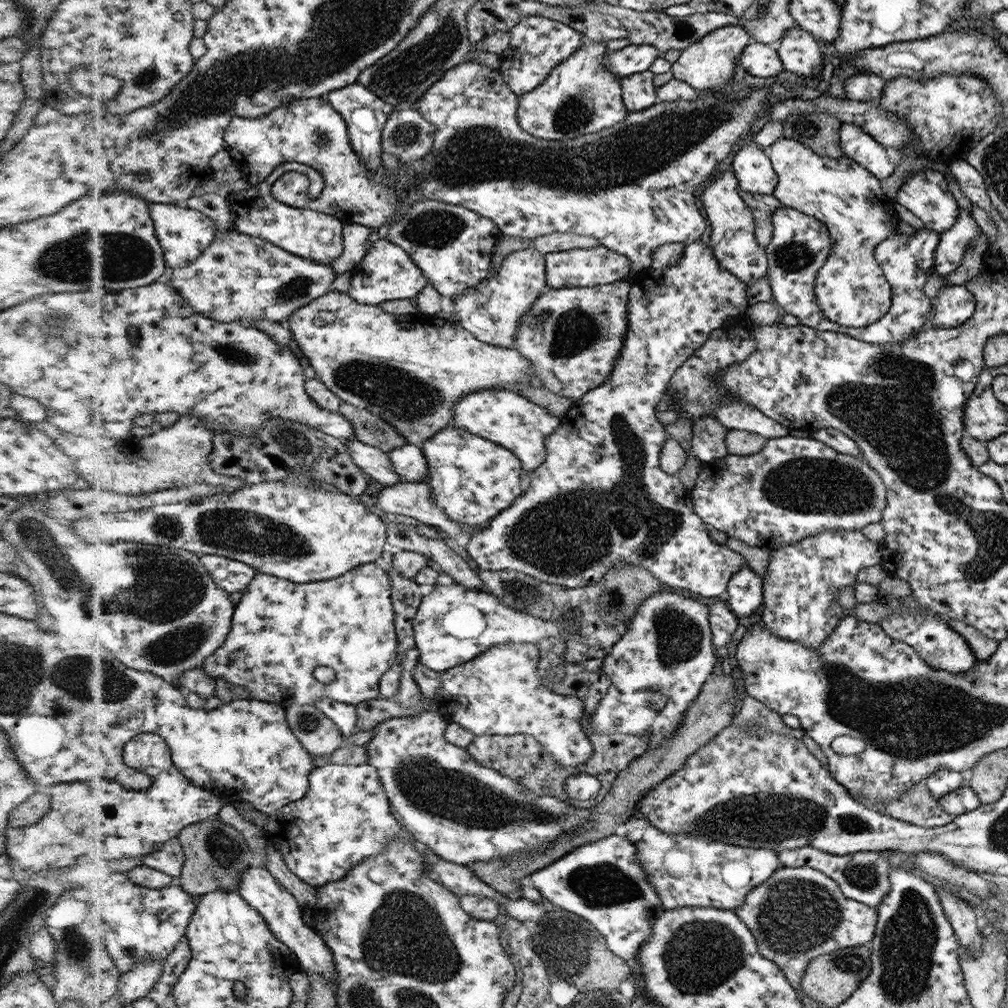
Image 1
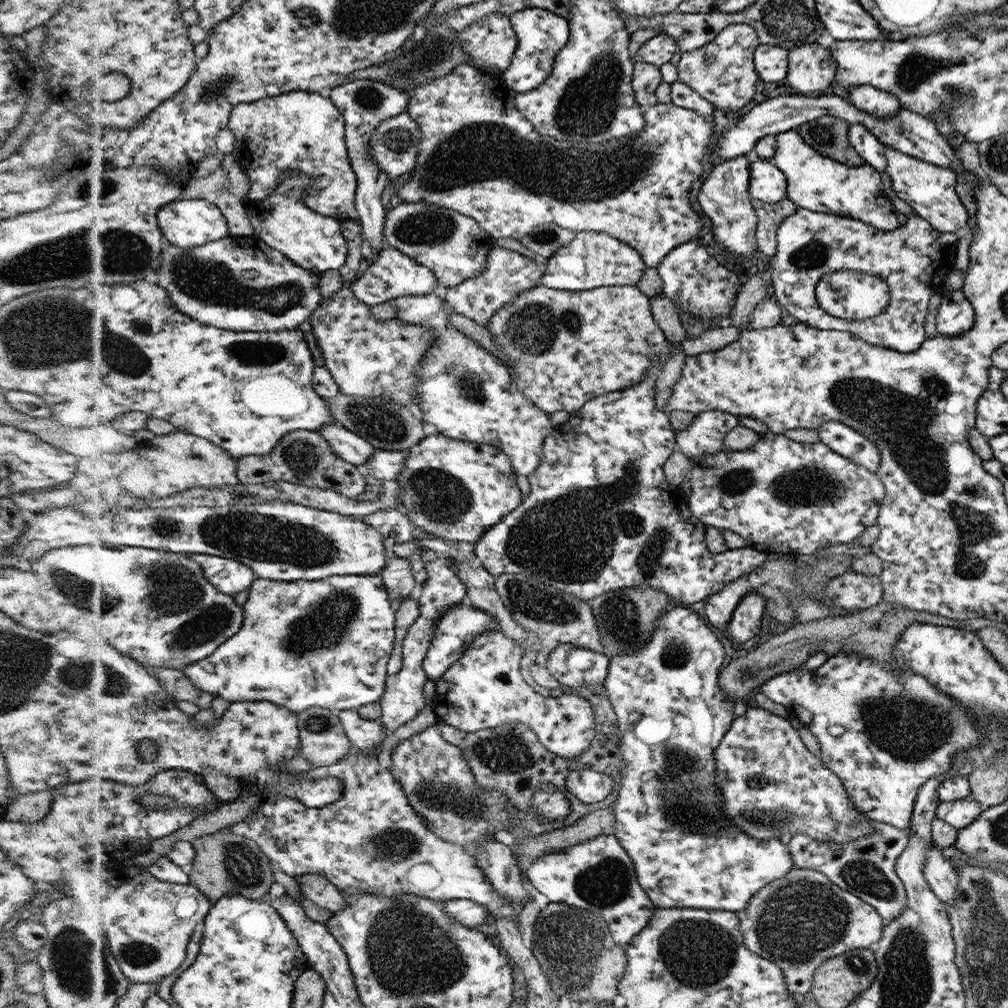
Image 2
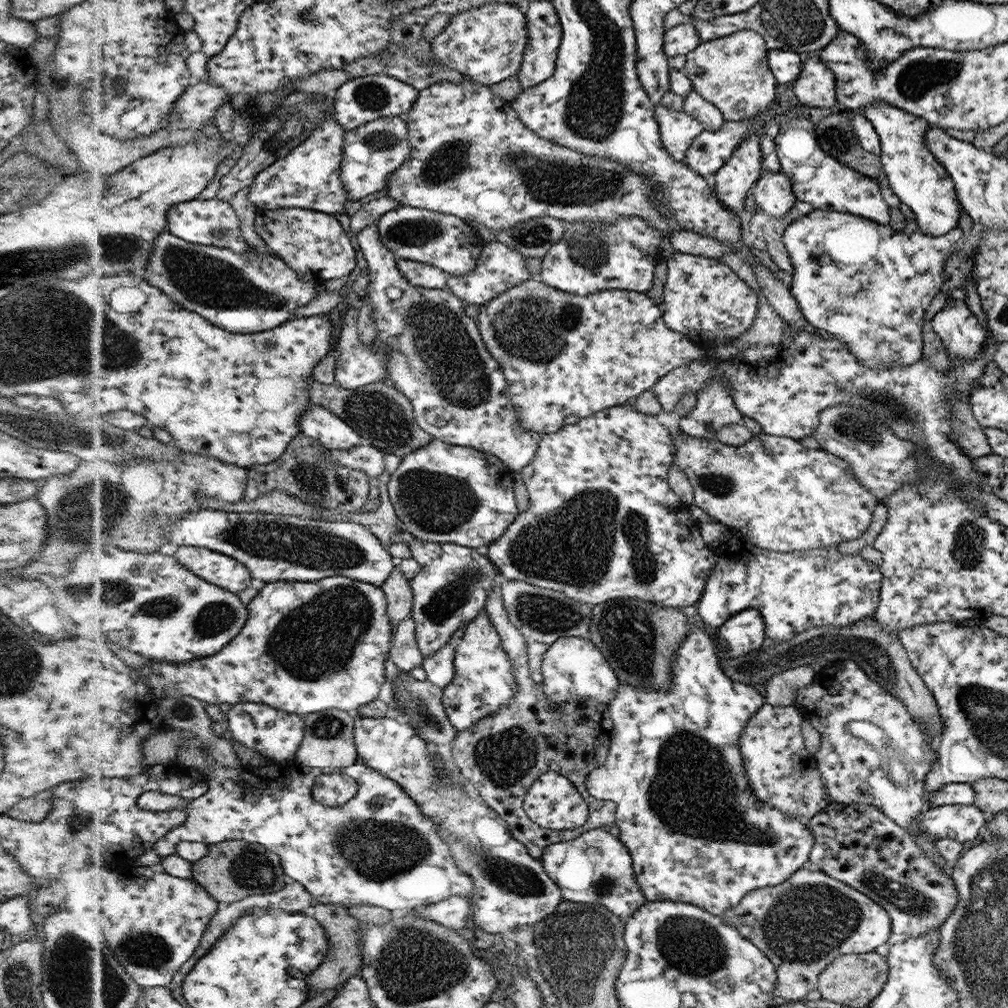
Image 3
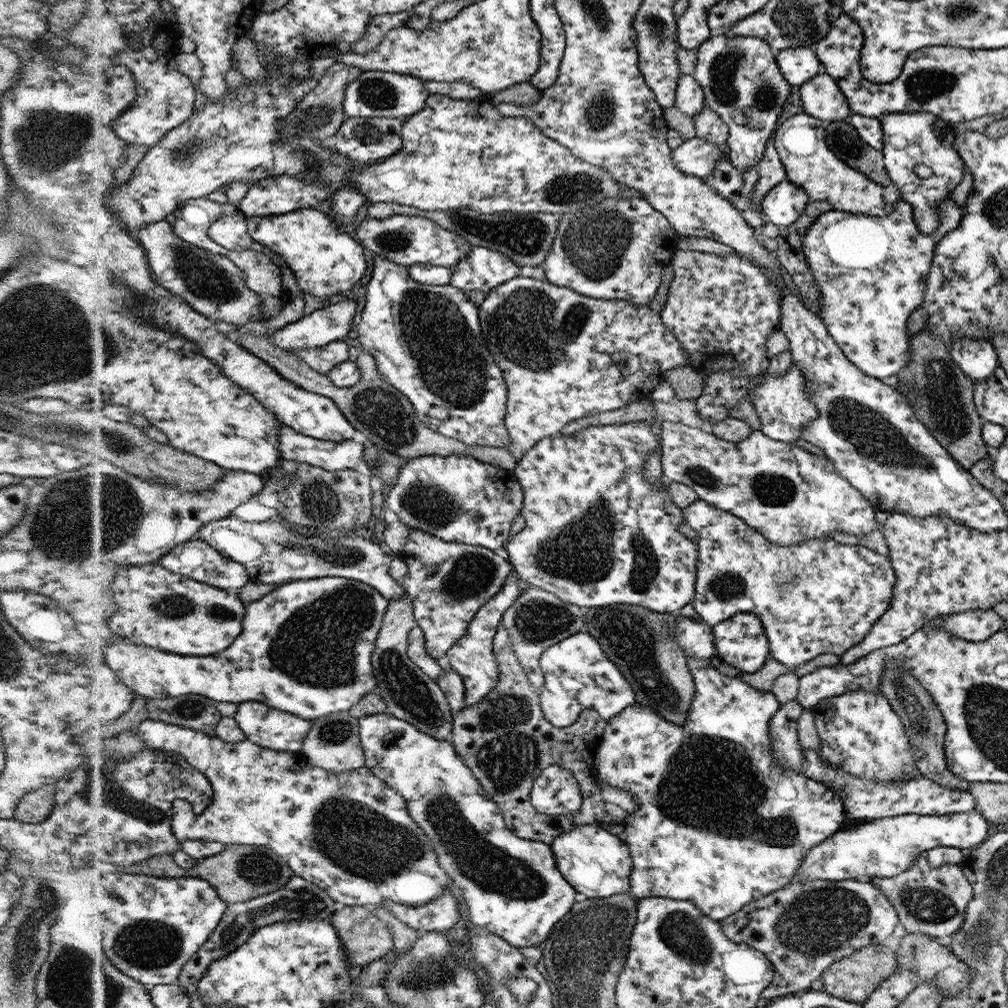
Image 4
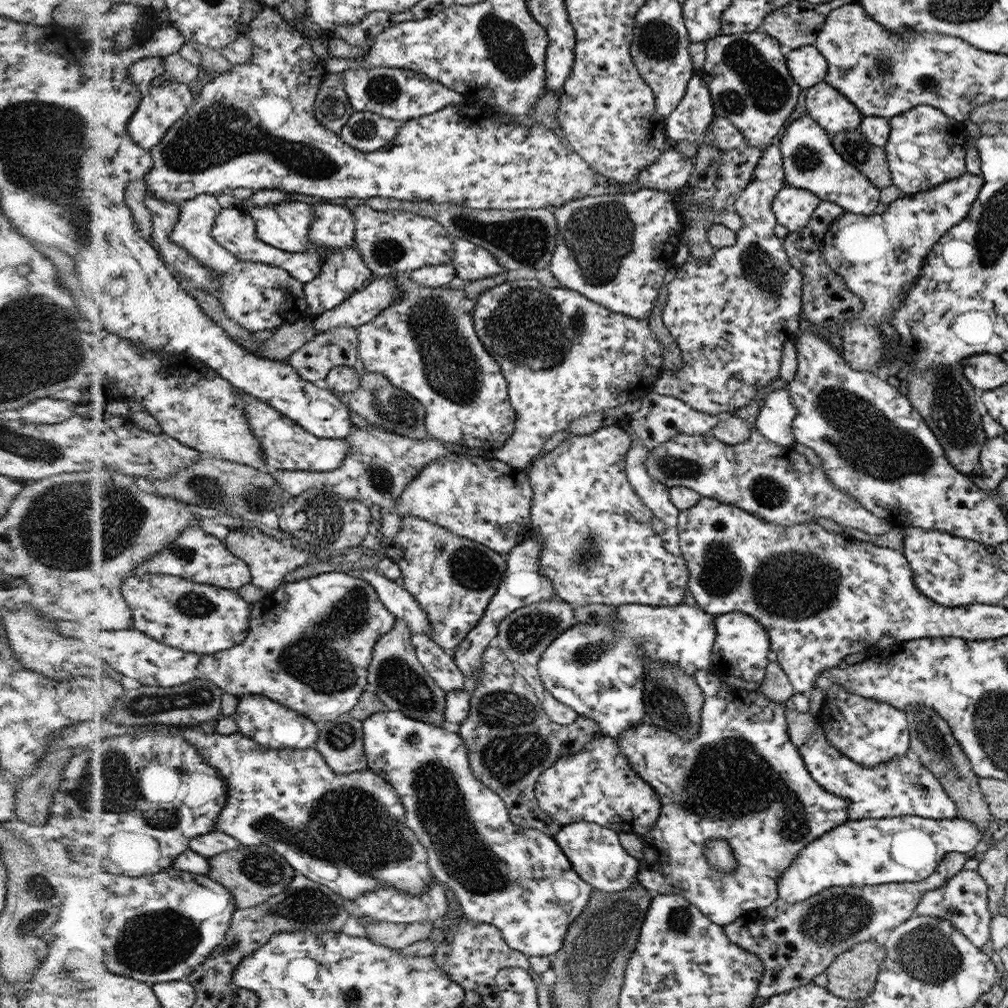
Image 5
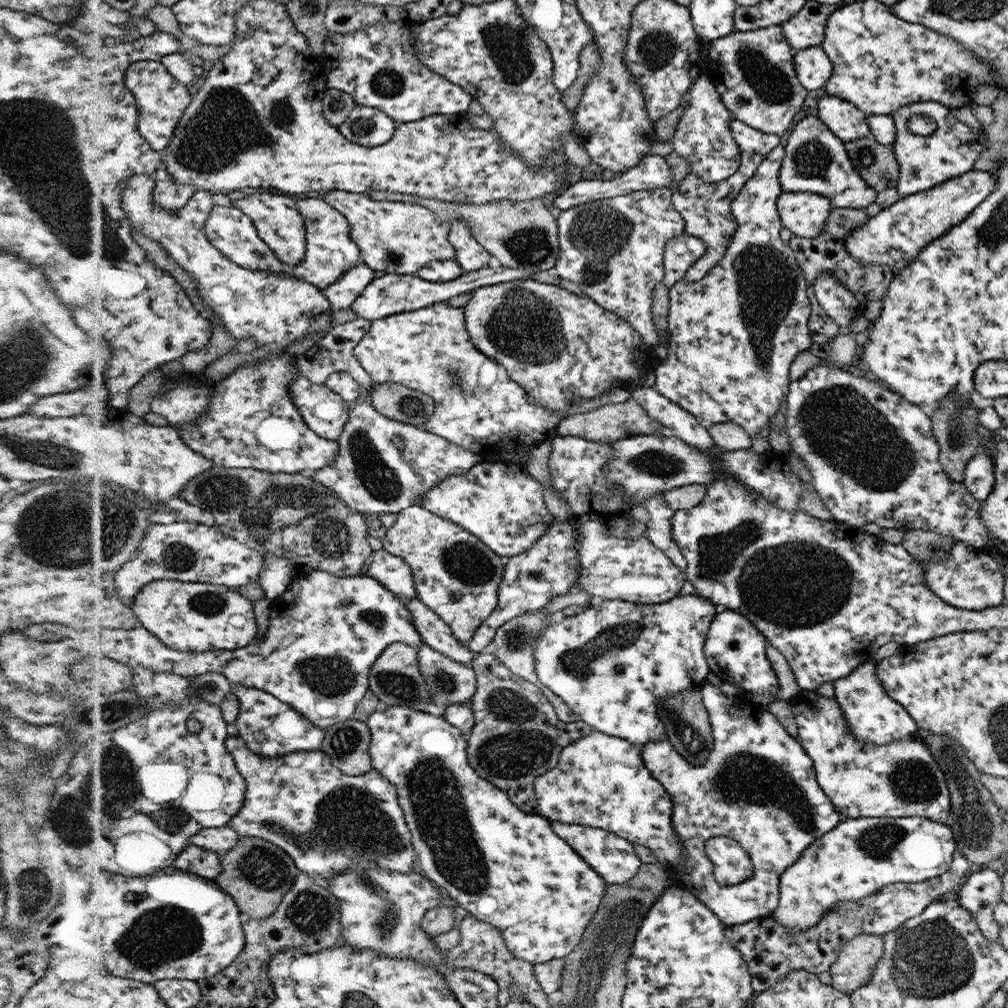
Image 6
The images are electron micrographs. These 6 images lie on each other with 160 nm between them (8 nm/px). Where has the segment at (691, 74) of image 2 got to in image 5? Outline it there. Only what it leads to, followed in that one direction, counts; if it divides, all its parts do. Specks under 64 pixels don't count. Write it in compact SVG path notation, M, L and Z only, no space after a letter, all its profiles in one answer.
M762 30L728 36L720 34L714 39L707 40L705 54L704 67L698 72L698 76L710 86L715 114L720 117L728 117L728 120L731 120L731 123L743 133L748 144L764 149L770 147L772 140L784 128L790 112L794 110L800 98L800 86L792 79L779 40Z

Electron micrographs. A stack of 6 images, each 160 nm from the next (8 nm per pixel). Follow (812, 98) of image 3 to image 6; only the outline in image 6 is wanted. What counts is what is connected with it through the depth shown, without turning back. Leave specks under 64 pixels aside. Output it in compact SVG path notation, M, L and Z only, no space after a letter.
M828 94L817 98L818 117L844 142L870 136L867 114L850 102Z

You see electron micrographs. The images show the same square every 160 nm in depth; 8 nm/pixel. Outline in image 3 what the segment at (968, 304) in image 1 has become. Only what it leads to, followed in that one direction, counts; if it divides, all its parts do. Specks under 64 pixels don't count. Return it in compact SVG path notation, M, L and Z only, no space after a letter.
M964 299L945 304L930 323L946 345L948 357L975 359L987 343L986 330L978 323Z

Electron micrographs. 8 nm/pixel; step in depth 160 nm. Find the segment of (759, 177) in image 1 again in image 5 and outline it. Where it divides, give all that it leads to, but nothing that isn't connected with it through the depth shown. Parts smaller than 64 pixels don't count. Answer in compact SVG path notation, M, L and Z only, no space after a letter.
M785 186L774 200L775 216L780 225L796 232L807 227L812 215L822 202L816 193L808 189Z

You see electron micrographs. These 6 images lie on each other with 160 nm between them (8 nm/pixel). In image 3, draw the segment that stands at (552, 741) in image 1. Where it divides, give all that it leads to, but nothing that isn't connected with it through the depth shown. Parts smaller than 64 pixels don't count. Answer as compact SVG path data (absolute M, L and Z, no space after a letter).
M487 613L466 624L456 650L455 678L443 688L443 705L451 723L458 730L468 730L485 716L497 714L503 706L511 704L517 694L516 676L512 661Z

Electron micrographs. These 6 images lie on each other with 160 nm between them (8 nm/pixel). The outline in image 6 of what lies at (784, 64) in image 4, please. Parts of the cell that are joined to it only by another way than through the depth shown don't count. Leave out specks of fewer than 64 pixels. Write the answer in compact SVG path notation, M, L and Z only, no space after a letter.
M821 45L799 50L794 55L795 71L804 89L813 91L827 85L834 74L834 64Z

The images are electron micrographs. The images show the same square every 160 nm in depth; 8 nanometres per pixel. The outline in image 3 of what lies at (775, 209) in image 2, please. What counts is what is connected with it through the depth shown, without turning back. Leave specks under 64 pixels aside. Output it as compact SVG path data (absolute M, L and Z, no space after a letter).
M798 200L784 218L772 218L770 213L762 209L752 214L752 220L749 224L750 231L755 238L761 238L765 242L766 250L772 260L778 265L778 268L793 273L793 264L791 255L783 244L783 234L792 223L804 218L804 215L810 215L816 210L815 205L808 204Z

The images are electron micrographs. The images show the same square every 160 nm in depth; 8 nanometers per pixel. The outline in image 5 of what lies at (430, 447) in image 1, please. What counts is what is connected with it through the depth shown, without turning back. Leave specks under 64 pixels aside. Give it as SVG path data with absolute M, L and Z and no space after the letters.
M460 453L424 466L396 501L393 512L402 518L409 514L439 524L504 556L518 544L518 532L530 524L534 496L524 468L514 470L495 459Z

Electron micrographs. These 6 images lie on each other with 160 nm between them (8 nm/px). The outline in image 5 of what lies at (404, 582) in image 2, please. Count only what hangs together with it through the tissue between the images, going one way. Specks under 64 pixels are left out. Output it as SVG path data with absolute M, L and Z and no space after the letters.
M395 617L395 626L375 644L374 658L366 674L367 683L374 686L376 696L386 706L385 710L400 711L404 716L427 721L428 724L443 725L446 721L447 695L416 656L411 635L407 622Z

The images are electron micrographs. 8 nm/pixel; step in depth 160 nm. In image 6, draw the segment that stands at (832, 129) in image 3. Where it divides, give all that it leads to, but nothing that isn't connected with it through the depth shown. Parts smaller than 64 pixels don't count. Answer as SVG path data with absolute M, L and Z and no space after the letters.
M871 136L852 139L844 143L854 170L873 189L879 193L897 186L901 168L892 146L880 144Z

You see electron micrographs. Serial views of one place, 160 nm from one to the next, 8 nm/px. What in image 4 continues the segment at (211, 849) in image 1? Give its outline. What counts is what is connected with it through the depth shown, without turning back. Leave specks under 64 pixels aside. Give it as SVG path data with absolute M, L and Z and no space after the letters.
M235 844L227 845L227 849L216 856L199 859L198 864L188 870L188 875L208 880L215 885L224 901L234 904L282 890L296 874L288 860L269 846Z

